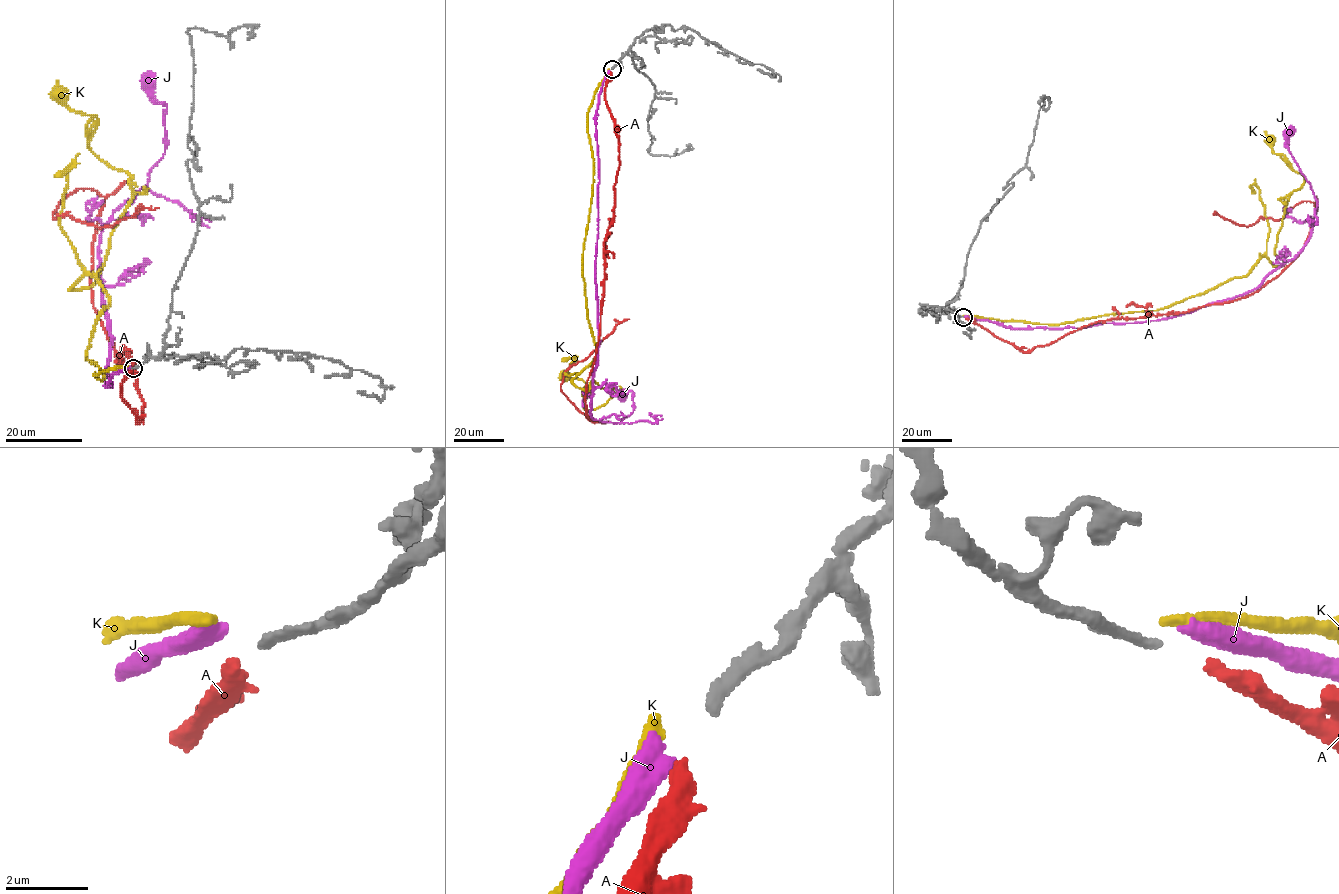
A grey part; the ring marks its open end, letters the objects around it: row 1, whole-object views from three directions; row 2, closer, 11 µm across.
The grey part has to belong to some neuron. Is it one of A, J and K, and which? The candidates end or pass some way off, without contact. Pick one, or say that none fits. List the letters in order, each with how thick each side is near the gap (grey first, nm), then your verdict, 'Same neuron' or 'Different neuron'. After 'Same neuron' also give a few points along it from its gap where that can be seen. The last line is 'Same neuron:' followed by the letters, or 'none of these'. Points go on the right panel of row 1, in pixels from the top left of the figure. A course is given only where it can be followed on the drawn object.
A: Thickness 280 nm (grey) against 360 nm. Same neuron. Its course: (965, 318), (1028, 352), (1098, 321), (1229, 303), (1294, 260), (1316, 207), (1249, 225), (1213, 213)
J: Thickness 280 nm (grey) against 500 nm. Different neuron
K: Thickness 280 nm (grey) against 360 nm. Different neuron
Same neuron: A

